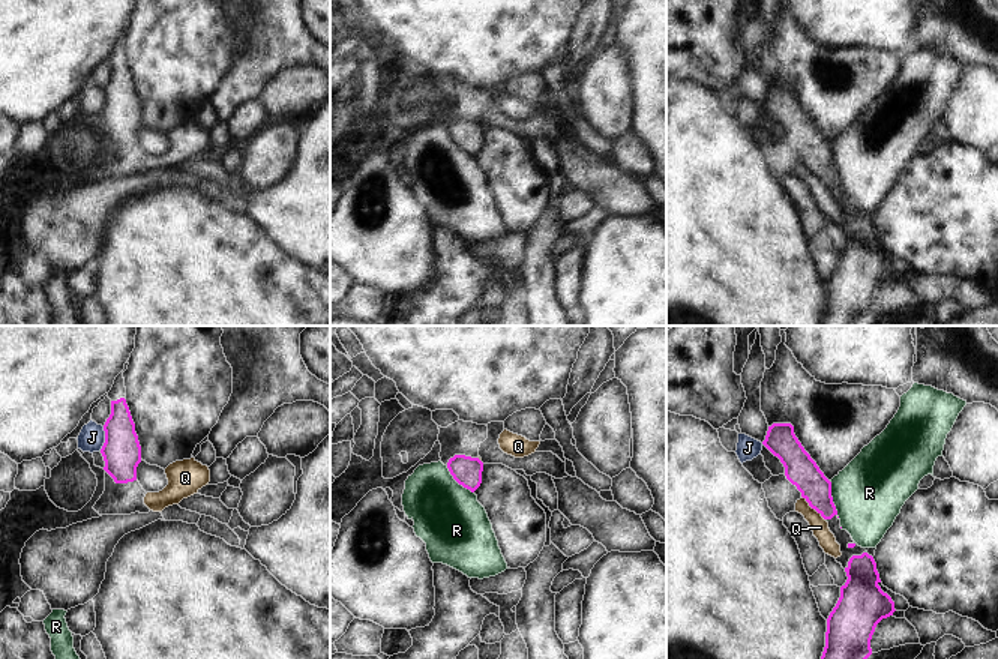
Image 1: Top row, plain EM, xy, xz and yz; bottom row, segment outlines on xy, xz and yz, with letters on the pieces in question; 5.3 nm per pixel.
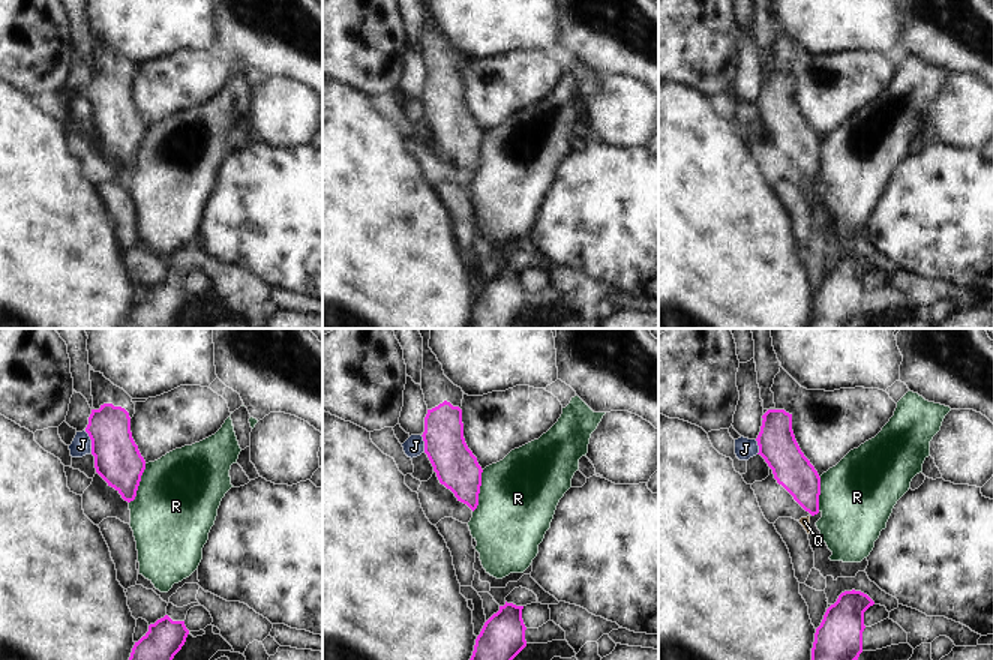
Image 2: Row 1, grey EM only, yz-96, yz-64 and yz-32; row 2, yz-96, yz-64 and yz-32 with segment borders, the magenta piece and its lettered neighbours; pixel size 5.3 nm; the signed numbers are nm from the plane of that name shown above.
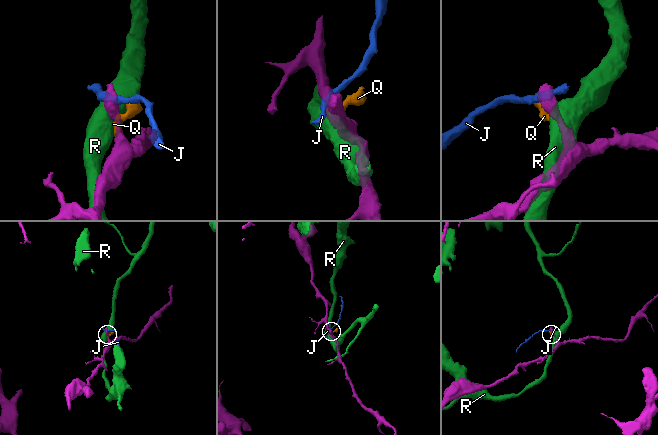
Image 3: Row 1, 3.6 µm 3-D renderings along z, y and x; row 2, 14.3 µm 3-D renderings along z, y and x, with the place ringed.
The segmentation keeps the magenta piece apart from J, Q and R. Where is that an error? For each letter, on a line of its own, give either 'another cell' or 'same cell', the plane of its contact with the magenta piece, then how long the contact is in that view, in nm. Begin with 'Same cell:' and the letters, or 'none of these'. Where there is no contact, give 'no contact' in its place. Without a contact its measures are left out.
Same cell: none of these
J: another cell; meets magenta in xy; contact 130 nm long
Q: another cell; meets magenta in yz; contact 180 nm long
R: another cell; meets magenta in yz; contact 200 nm long

